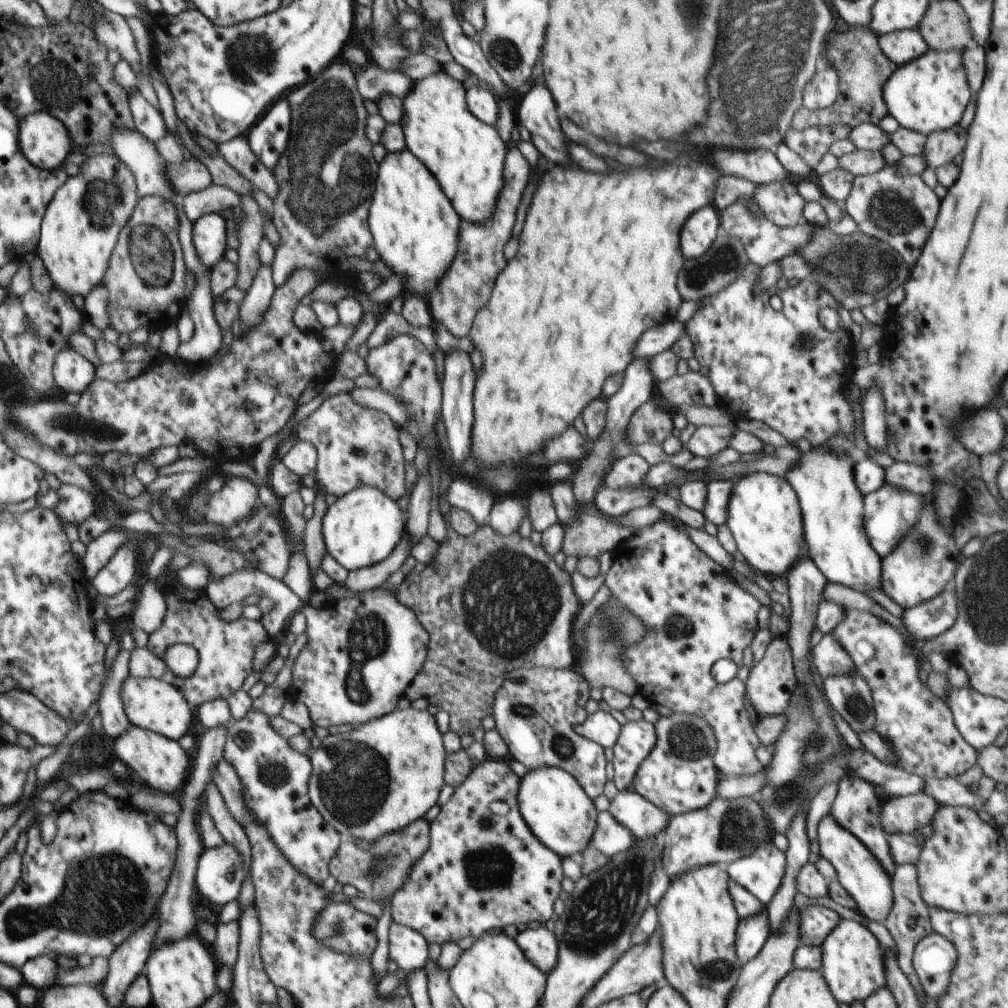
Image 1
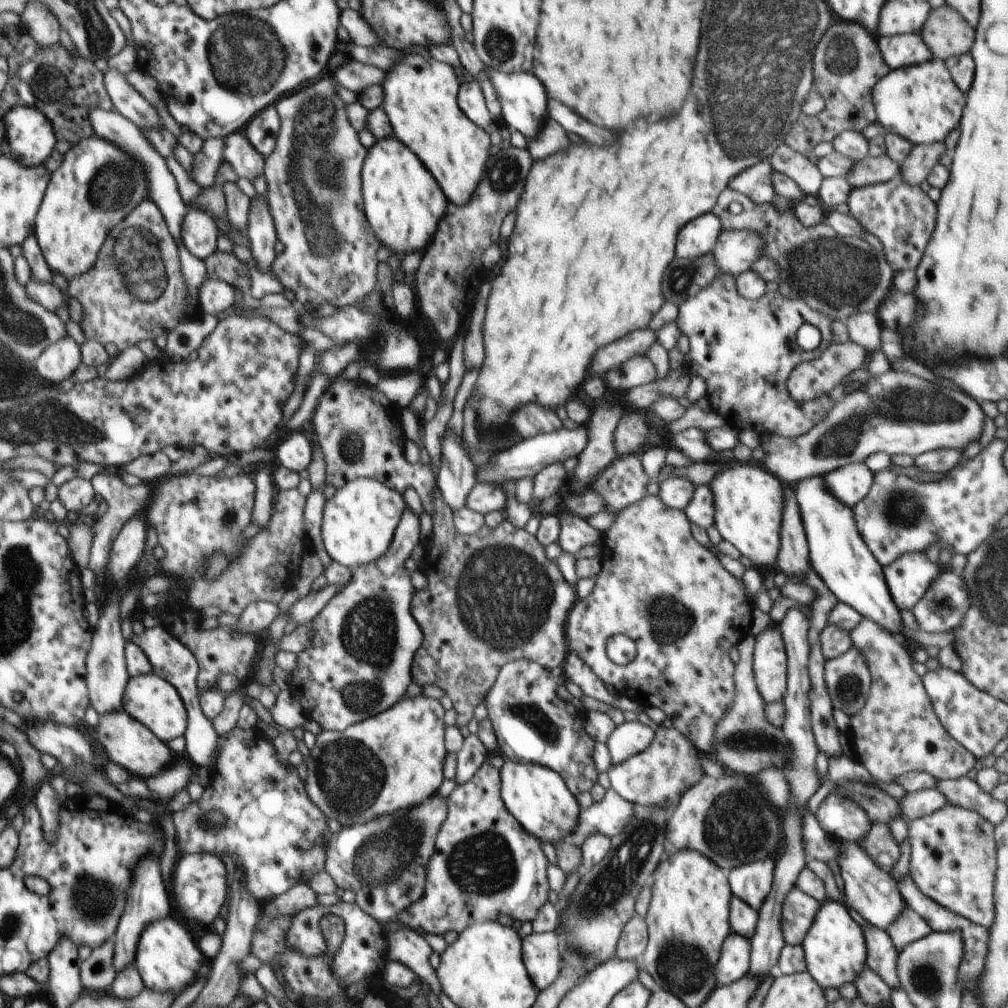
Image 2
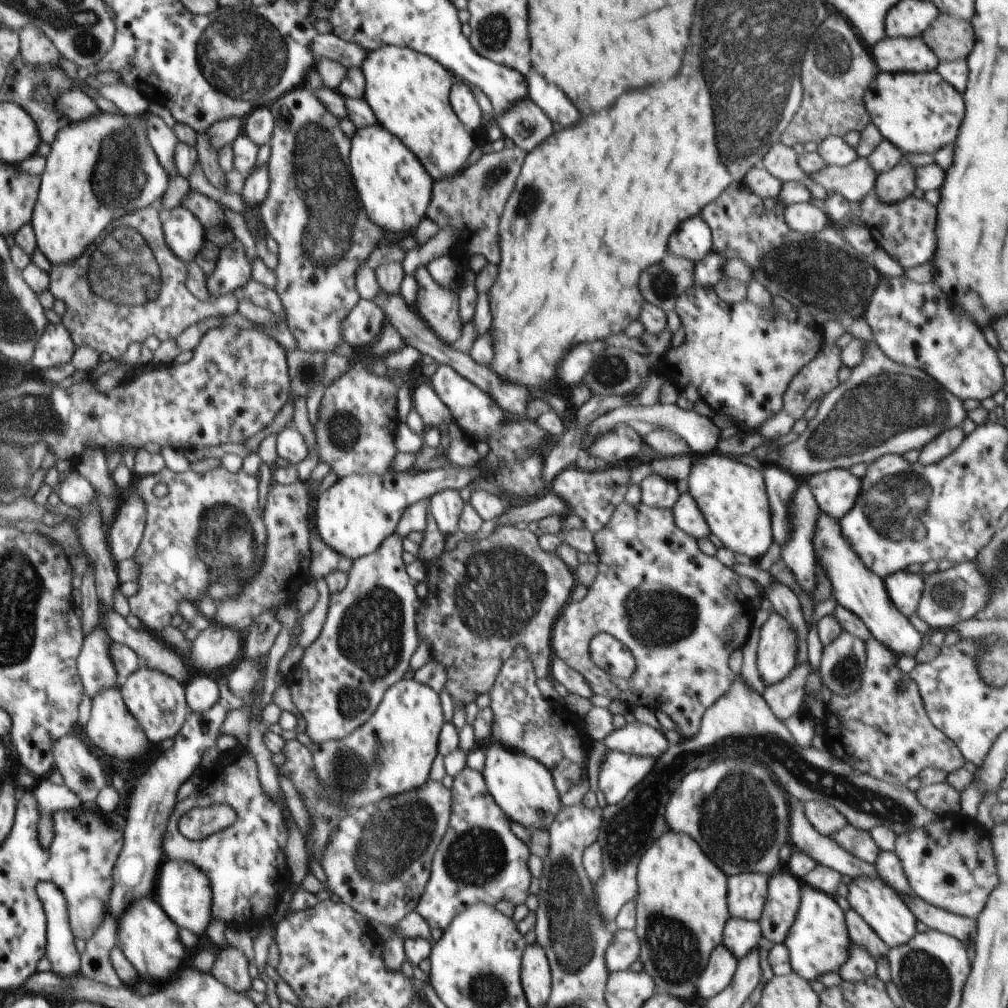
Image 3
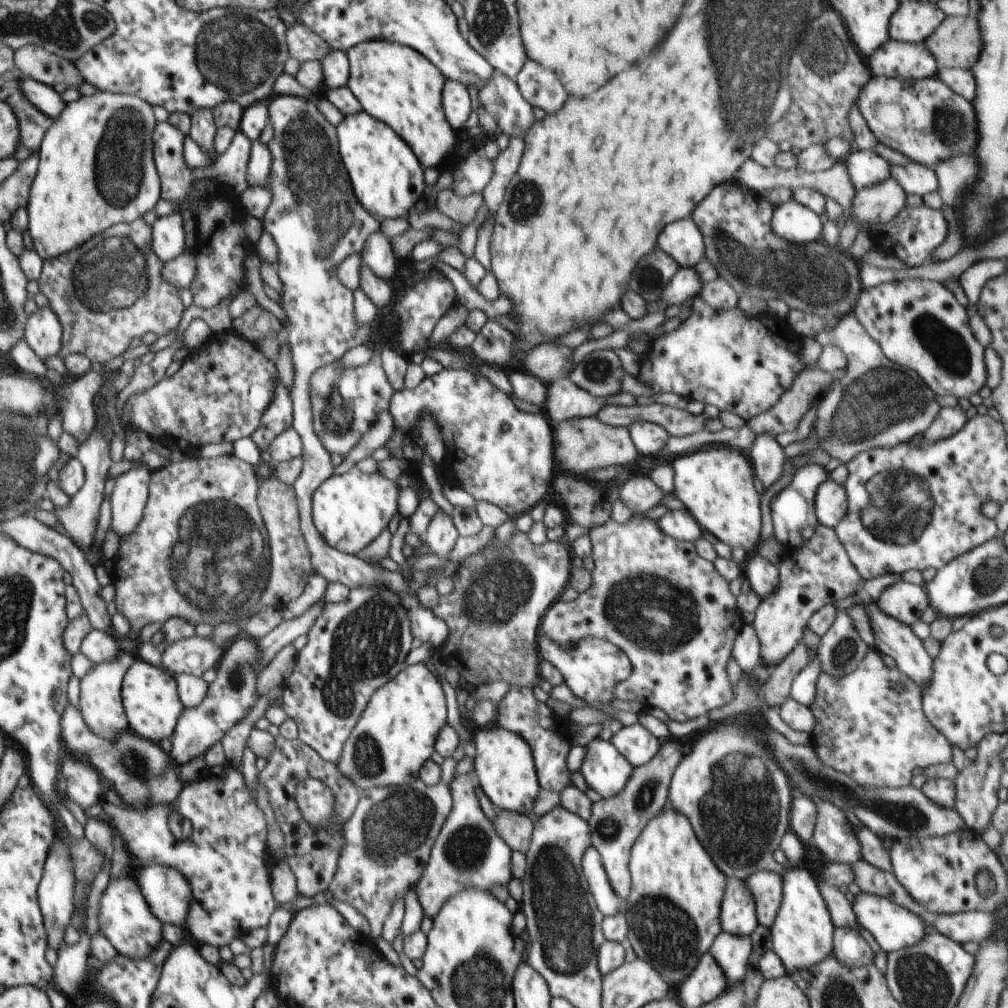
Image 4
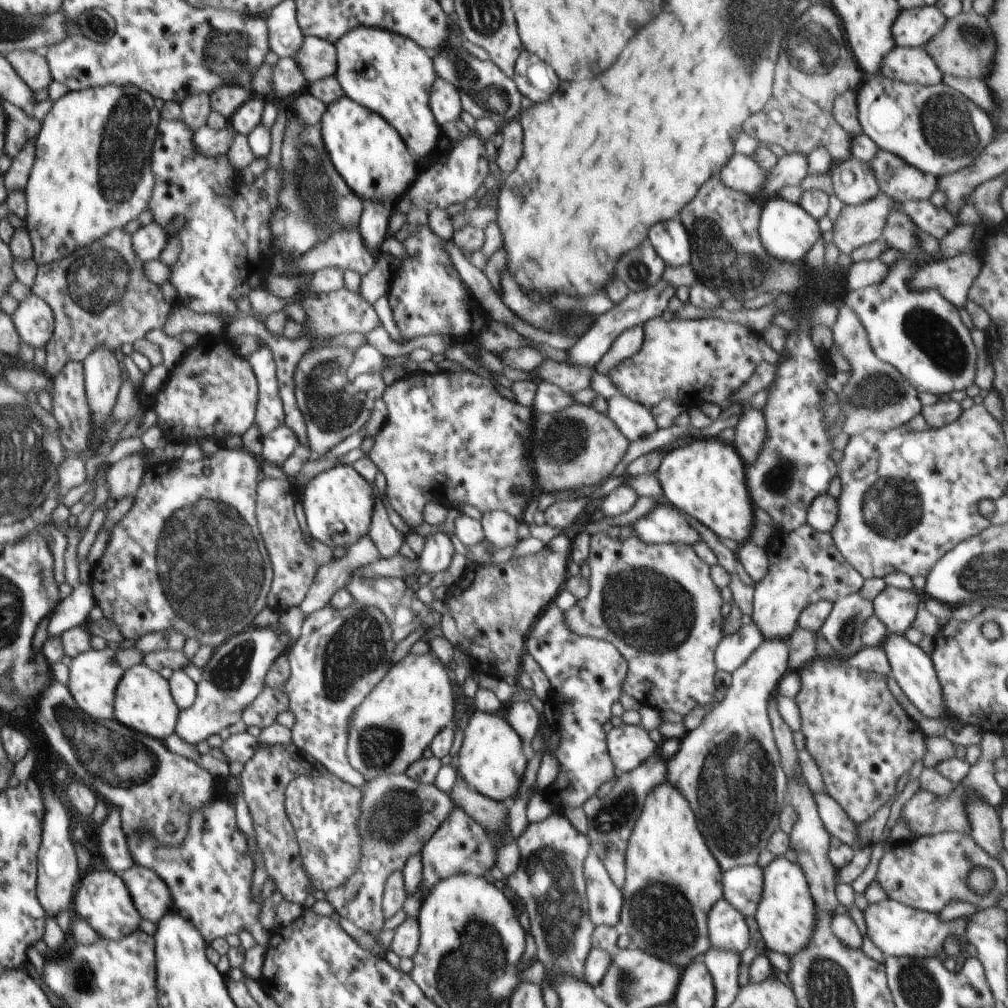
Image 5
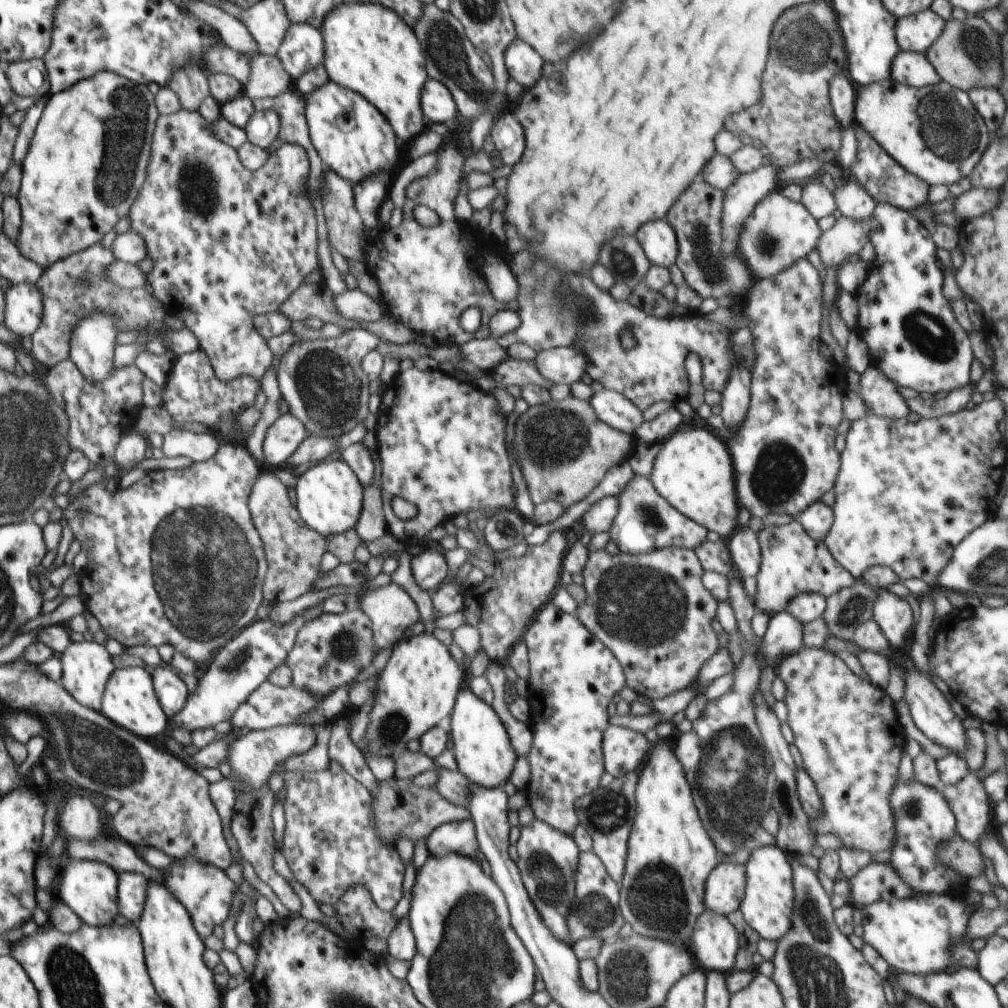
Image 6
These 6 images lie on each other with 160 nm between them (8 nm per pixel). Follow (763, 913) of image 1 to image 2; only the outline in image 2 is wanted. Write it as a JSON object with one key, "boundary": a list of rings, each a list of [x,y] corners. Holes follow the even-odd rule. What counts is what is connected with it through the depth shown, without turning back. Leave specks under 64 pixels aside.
{"boundary":[[[731,931],[721,948],[717,964],[717,984],[724,986],[748,974],[751,961],[751,939]]]}

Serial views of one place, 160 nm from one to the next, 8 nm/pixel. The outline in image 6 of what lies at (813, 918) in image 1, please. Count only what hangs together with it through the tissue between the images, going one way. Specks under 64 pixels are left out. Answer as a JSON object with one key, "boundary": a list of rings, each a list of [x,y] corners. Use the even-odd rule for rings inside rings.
{"boundary":[[[719,863],[704,884],[705,910],[712,910],[720,916],[727,916],[740,909],[746,887],[746,866],[744,864]]]}

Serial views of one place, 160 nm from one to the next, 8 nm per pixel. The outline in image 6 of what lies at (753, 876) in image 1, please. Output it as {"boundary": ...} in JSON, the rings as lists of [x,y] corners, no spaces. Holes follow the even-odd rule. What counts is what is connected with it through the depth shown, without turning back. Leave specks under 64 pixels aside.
{"boundary":[[[712,910],[698,916],[690,949],[705,972],[729,974],[734,970],[738,946],[738,932],[726,916]]]}

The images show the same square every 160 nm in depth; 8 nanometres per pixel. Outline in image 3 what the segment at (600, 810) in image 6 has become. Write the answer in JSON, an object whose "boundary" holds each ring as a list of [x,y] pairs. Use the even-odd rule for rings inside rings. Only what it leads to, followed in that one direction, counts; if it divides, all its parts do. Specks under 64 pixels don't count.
{"boundary":[[[738,673],[725,695],[722,695],[705,713],[701,720],[698,734],[690,739],[683,739],[679,744],[668,747],[655,760],[652,772],[636,785],[620,802],[606,805],[603,808],[603,823],[596,842],[602,847],[603,873],[600,879],[593,884],[594,898],[599,908],[600,916],[608,928],[614,929],[614,922],[620,909],[639,895],[637,872],[642,855],[664,836],[670,828],[665,819],[665,806],[671,794],[678,786],[680,779],[690,771],[705,769],[712,761],[718,759],[736,759],[739,756],[752,756],[756,762],[762,762],[761,768],[770,770],[780,785],[788,794],[801,801],[826,801],[835,806],[846,818],[850,825],[872,830],[876,826],[887,826],[897,835],[914,830],[916,827],[925,827],[925,824],[938,819],[936,813],[925,809],[919,802],[915,792],[910,791],[906,785],[891,785],[885,780],[881,781],[868,773],[863,773],[850,764],[836,759],[827,751],[820,751],[812,747],[802,748],[786,728],[785,721],[778,720],[772,709],[766,704],[764,697],[756,692]]]}

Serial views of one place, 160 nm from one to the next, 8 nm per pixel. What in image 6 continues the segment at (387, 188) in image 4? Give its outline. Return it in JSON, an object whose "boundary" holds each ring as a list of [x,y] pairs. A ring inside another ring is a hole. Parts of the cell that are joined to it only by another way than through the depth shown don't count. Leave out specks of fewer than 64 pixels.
{"boundary":[[[328,80],[324,86],[303,97],[306,100],[304,116],[308,136],[325,168],[336,172],[354,187],[364,178],[384,174],[398,164],[401,143],[382,112],[362,94]]]}

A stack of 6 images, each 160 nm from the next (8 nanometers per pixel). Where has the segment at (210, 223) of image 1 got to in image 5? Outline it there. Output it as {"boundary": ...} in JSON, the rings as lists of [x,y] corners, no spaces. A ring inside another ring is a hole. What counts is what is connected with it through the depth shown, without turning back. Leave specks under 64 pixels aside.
{"boundary":[[[153,221],[132,233],[131,239],[135,253],[147,263],[158,259],[162,250],[166,248],[168,230],[164,230],[160,223]]]}

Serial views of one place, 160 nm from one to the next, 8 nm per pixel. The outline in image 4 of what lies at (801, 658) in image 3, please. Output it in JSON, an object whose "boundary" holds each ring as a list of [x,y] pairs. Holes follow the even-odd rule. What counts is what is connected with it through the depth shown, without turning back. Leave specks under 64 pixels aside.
{"boundary":[[[756,552],[746,565],[743,576],[748,578],[752,593],[761,599],[769,597],[779,585],[779,567],[769,563]]]}

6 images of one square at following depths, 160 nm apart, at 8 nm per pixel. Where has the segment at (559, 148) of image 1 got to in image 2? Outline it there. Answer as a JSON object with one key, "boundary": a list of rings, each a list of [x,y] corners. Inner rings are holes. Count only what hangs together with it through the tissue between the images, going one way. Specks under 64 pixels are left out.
{"boundary":[[[490,68],[485,71],[500,96],[498,99],[501,102],[501,116],[504,119],[505,127],[511,131],[521,132],[528,141],[535,139],[543,130],[545,120],[549,118],[547,109],[549,96],[543,82],[540,82],[536,75],[524,72],[506,74]]]}

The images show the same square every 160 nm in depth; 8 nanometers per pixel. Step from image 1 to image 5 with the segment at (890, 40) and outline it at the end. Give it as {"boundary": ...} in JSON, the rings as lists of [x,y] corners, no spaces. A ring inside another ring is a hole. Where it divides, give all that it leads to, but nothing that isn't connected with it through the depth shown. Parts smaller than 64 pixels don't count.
{"boundary":[[[896,45],[883,56],[879,74],[890,80],[919,85],[933,85],[944,80],[944,74],[925,47]]]}

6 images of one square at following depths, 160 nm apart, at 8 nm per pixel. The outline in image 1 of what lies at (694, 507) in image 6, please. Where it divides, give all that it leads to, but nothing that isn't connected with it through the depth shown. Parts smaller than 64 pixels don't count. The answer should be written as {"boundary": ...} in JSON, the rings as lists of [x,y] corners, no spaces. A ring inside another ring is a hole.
{"boundary":[[[757,472],[740,478],[733,486],[725,523],[745,562],[757,573],[768,577],[786,576],[804,554],[809,554],[799,500],[784,476]]]}

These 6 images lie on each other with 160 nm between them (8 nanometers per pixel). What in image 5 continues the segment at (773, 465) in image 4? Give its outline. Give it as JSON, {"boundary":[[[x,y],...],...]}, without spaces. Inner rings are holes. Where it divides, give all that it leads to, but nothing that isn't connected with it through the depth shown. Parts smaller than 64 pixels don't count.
{"boundary":[[[744,406],[740,423],[735,427],[735,439],[732,446],[742,457],[746,465],[753,465],[762,452],[767,439],[767,426],[762,411]],[[747,408],[748,410],[744,410]]]}

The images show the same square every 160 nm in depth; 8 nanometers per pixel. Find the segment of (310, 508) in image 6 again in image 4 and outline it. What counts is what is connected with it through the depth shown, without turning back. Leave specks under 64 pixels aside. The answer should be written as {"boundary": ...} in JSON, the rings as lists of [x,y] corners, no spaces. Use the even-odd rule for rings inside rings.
{"boundary":[[[354,465],[344,474],[332,475],[316,489],[312,501],[313,523],[331,547],[343,553],[357,555],[380,536],[380,533],[388,527],[388,522],[399,512],[398,497],[399,484],[395,480],[389,480],[382,473],[364,473]]]}

